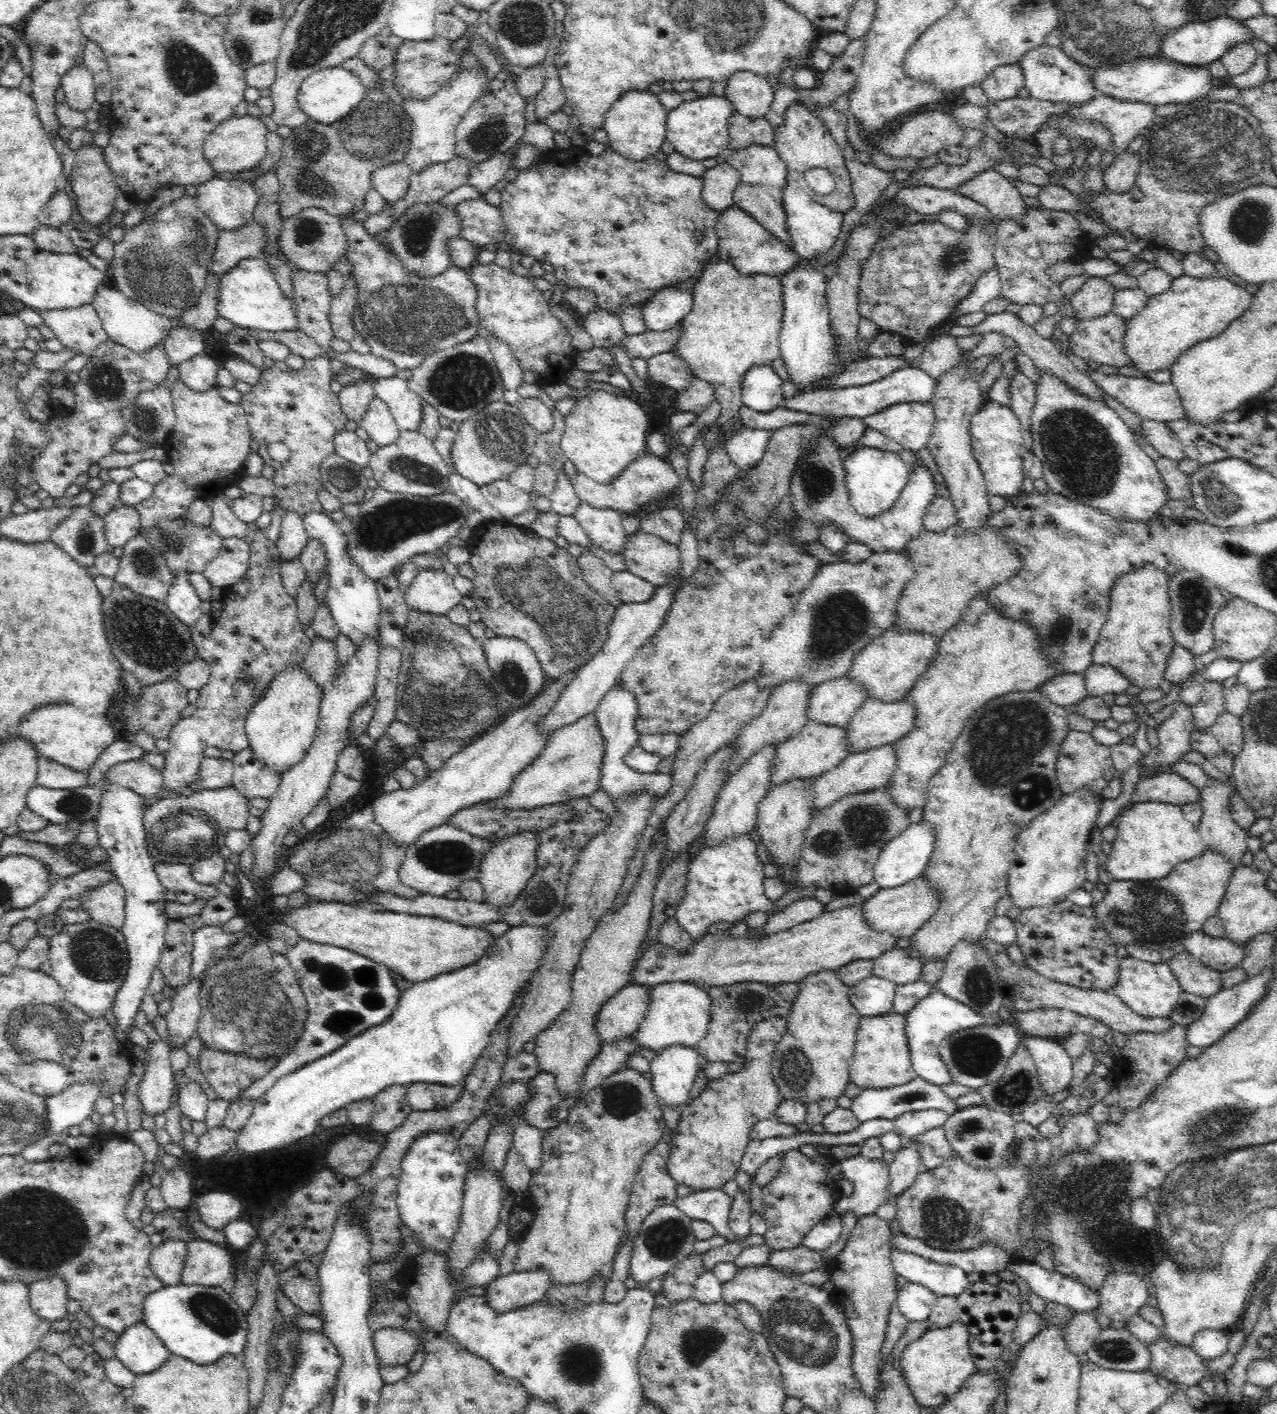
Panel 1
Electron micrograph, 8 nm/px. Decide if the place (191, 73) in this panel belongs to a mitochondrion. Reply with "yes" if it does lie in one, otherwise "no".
yes

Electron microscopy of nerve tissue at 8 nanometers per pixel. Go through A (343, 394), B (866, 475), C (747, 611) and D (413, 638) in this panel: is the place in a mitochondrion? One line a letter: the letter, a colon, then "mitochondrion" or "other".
A: other
B: other
C: other
D: other

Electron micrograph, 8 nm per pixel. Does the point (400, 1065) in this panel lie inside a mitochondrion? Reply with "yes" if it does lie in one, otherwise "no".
no

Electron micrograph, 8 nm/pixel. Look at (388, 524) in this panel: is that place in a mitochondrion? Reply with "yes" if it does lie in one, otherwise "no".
yes

